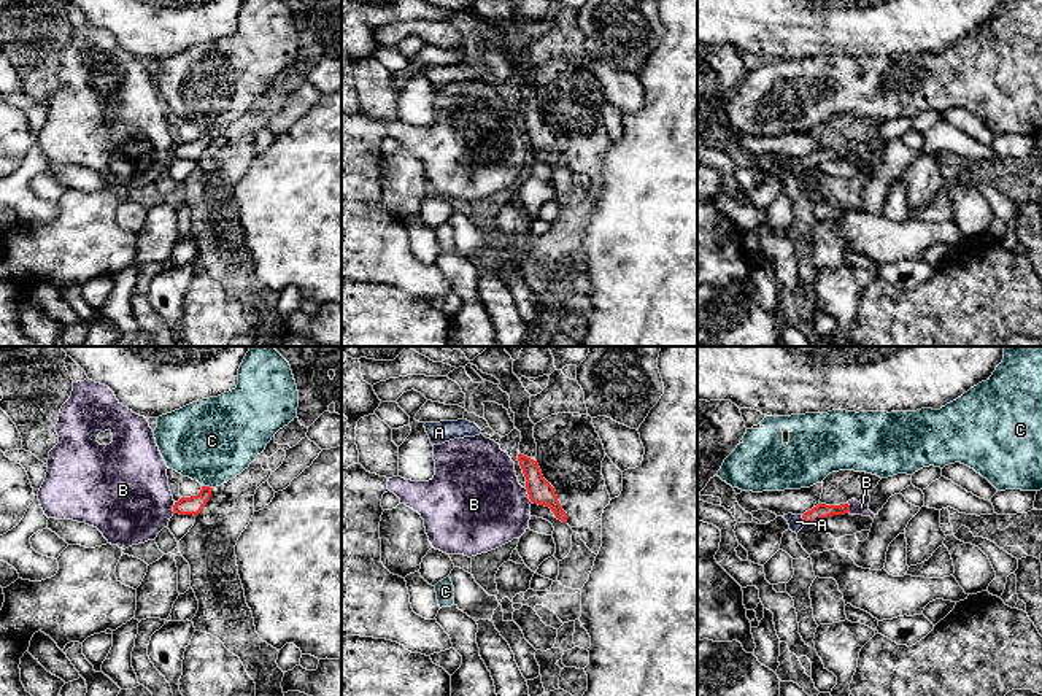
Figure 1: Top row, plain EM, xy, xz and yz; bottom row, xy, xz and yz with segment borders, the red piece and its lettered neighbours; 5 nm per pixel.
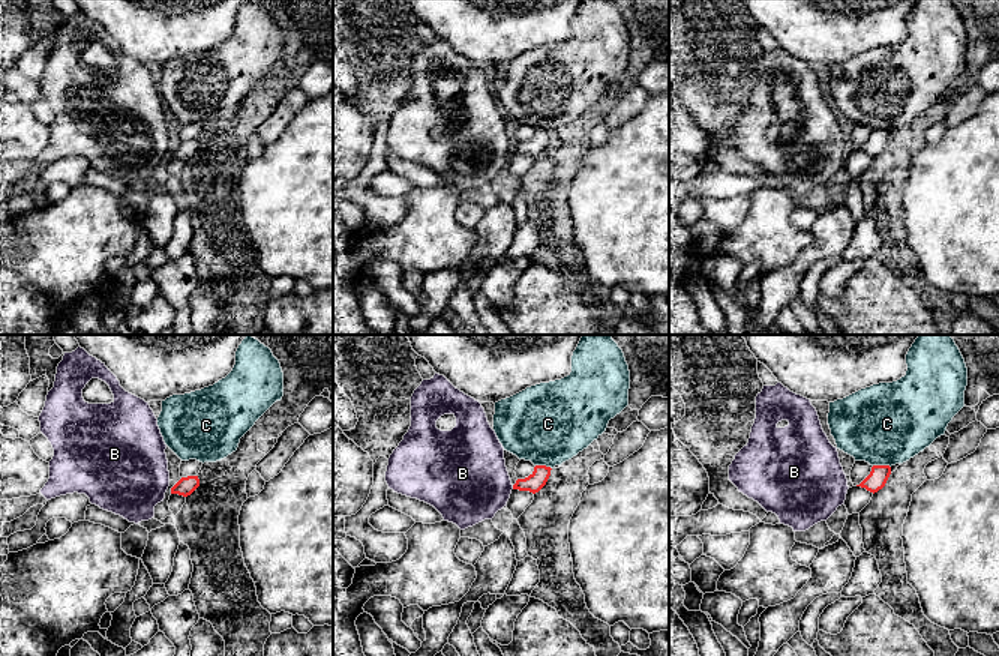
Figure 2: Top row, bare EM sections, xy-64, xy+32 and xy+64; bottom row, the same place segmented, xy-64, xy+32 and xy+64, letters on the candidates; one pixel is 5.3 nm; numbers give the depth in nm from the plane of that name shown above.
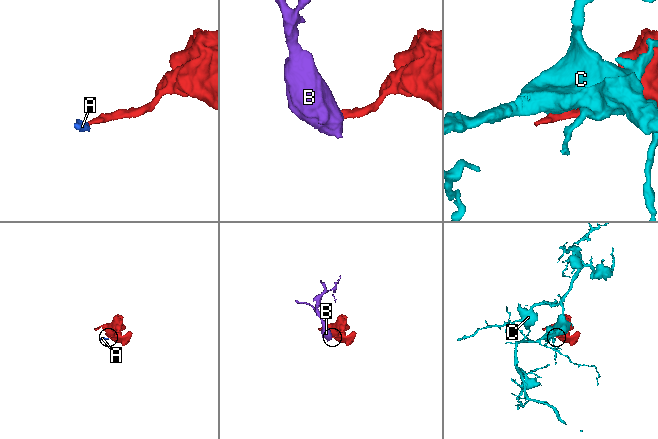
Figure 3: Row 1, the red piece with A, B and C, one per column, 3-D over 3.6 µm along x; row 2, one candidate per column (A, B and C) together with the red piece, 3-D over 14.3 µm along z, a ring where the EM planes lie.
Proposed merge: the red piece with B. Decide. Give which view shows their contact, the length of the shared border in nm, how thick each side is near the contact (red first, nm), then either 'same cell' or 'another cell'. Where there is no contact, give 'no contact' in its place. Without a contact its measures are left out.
xz | 90 nm | 120/440 nm | another cell

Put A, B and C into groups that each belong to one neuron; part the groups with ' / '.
A / B / C

